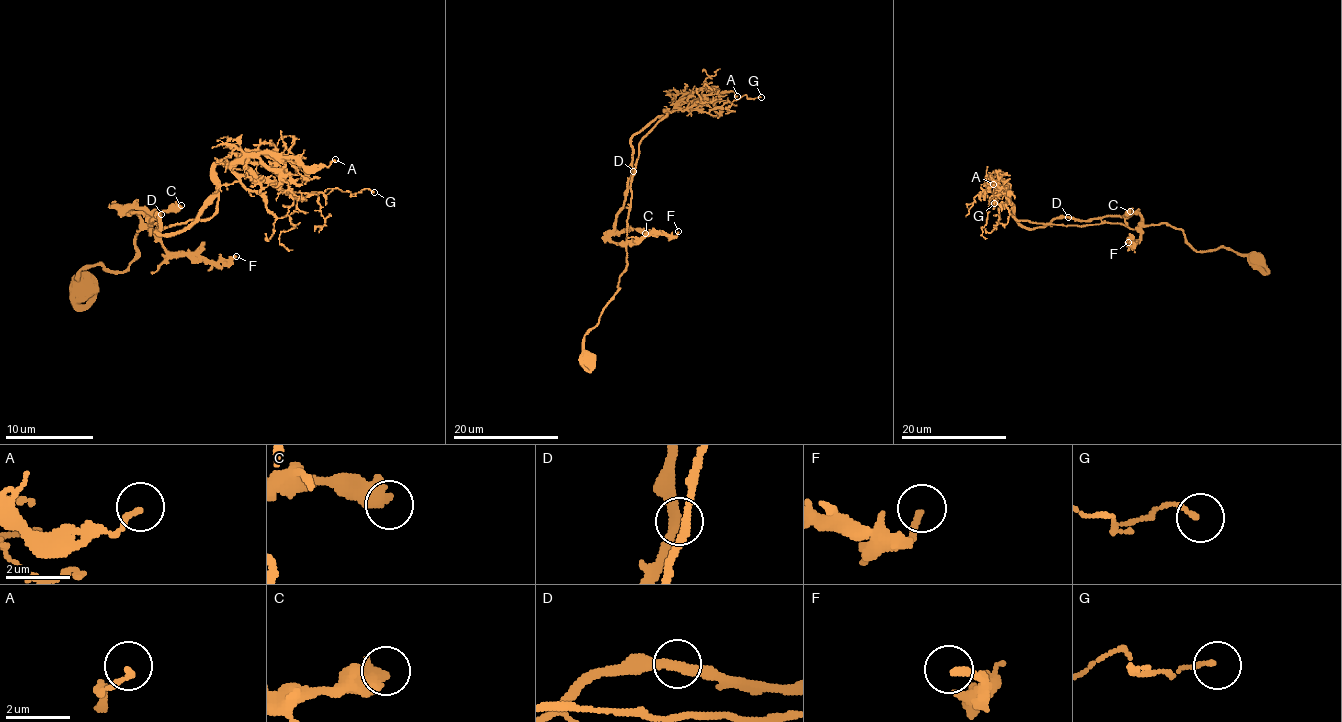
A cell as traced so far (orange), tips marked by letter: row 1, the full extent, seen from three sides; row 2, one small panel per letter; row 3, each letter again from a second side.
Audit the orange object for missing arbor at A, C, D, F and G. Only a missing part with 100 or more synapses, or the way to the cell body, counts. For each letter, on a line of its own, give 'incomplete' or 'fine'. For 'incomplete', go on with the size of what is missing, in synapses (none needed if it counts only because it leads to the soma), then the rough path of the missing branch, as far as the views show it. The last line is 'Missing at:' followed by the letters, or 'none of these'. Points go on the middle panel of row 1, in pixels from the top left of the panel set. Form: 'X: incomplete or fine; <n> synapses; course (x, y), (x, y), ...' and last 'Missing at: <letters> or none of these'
A: fine
C: fine
D: fine
F: fine
G: fine
Missing at: none of these

